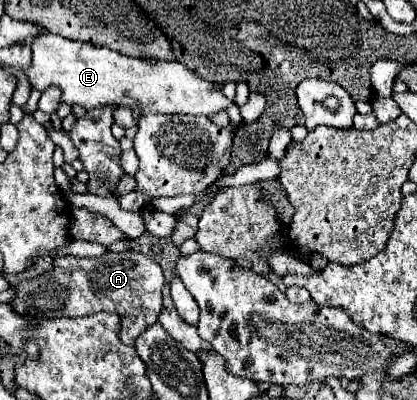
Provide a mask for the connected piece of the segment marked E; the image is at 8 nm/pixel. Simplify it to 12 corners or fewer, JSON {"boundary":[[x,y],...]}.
{"boundary":[[35,38],[31,88],[87,110],[211,118],[219,84],[177,60]]}

